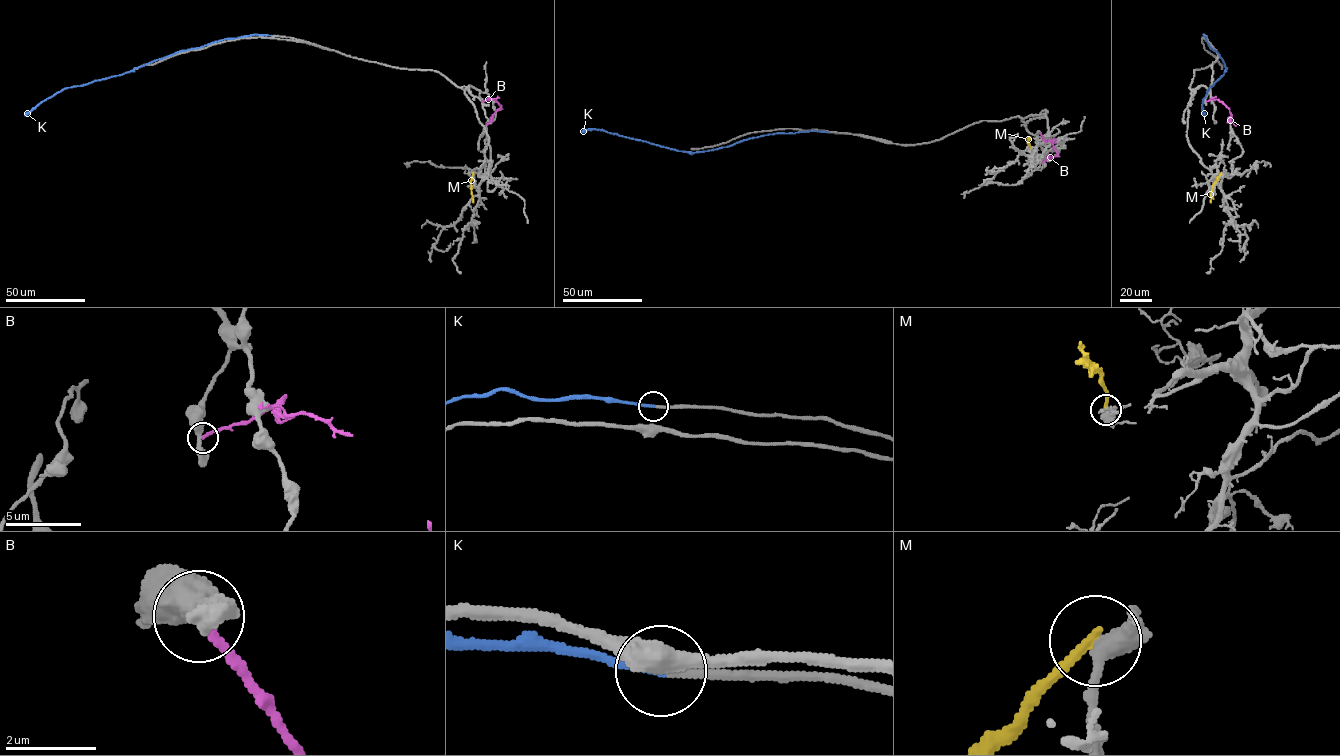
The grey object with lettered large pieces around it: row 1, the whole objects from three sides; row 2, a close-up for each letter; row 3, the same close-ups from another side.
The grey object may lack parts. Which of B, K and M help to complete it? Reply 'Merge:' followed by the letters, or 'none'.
Merge: K

